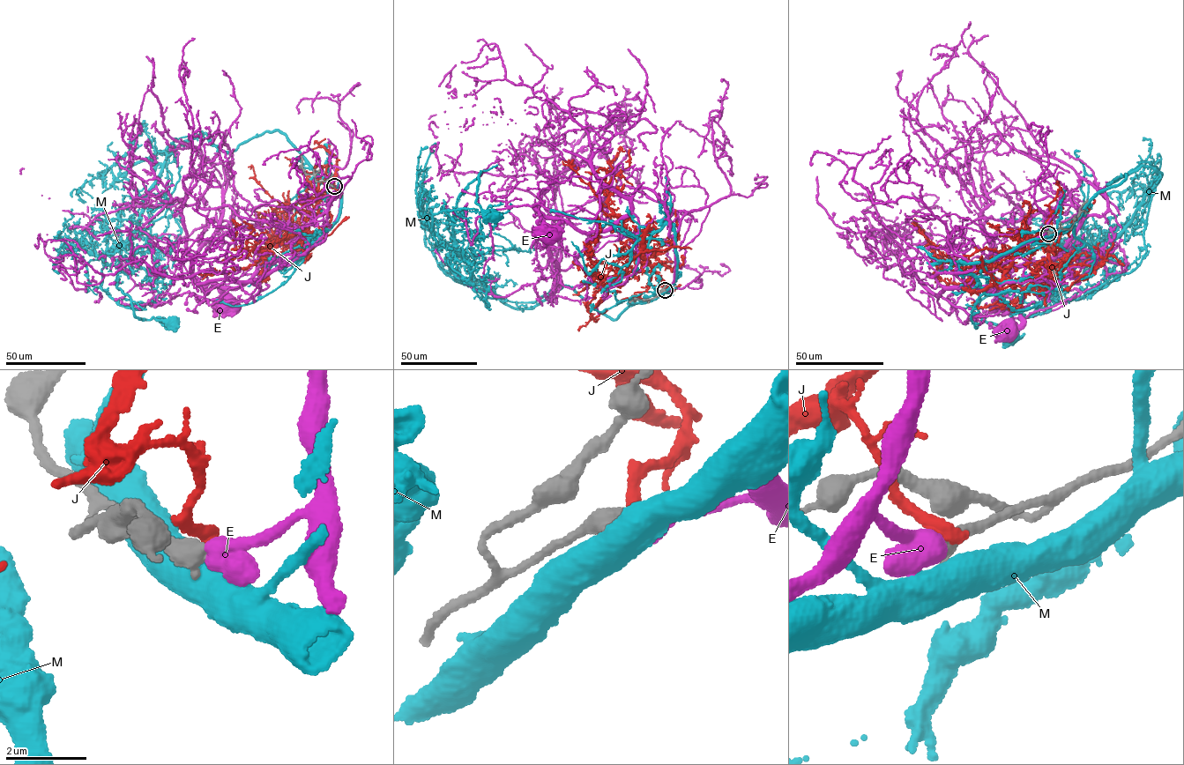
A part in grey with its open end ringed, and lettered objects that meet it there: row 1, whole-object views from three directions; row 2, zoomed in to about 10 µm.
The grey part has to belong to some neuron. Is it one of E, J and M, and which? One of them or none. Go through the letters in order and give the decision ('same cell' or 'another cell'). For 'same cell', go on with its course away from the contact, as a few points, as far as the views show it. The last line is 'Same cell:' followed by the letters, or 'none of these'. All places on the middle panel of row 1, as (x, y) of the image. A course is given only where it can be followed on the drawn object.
E: same cell; course (666, 290), (673, 240), (666, 203), (646, 188), (604, 230), (540, 213), (545, 242), (551, 234)
J: another cell
M: another cell
Same cell: E

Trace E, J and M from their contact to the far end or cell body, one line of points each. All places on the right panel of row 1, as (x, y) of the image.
E: (1047, 233), (968, 271), (928, 274), (994, 292), (992, 309), (1000, 301), (1019, 313), (1008, 328)
J: (1048, 233), (1042, 227), (1027, 240), (1003, 275), (1019, 278), (1048, 265), (1043, 282), (1001, 306), (971, 302)
M: (1049, 234), (1127, 174), (1114, 178), (1161, 172), (1090, 258), (980, 300), (1009, 338)

